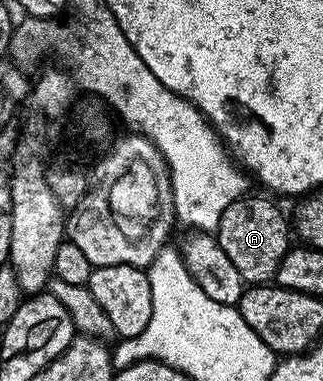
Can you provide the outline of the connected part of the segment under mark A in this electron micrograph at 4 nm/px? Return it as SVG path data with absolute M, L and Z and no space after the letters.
M247 195L228 203L220 215L216 236L220 247L224 247L224 255L232 259L247 286L273 282L284 255L292 248L292 229L287 214L285 217L266 197Z

